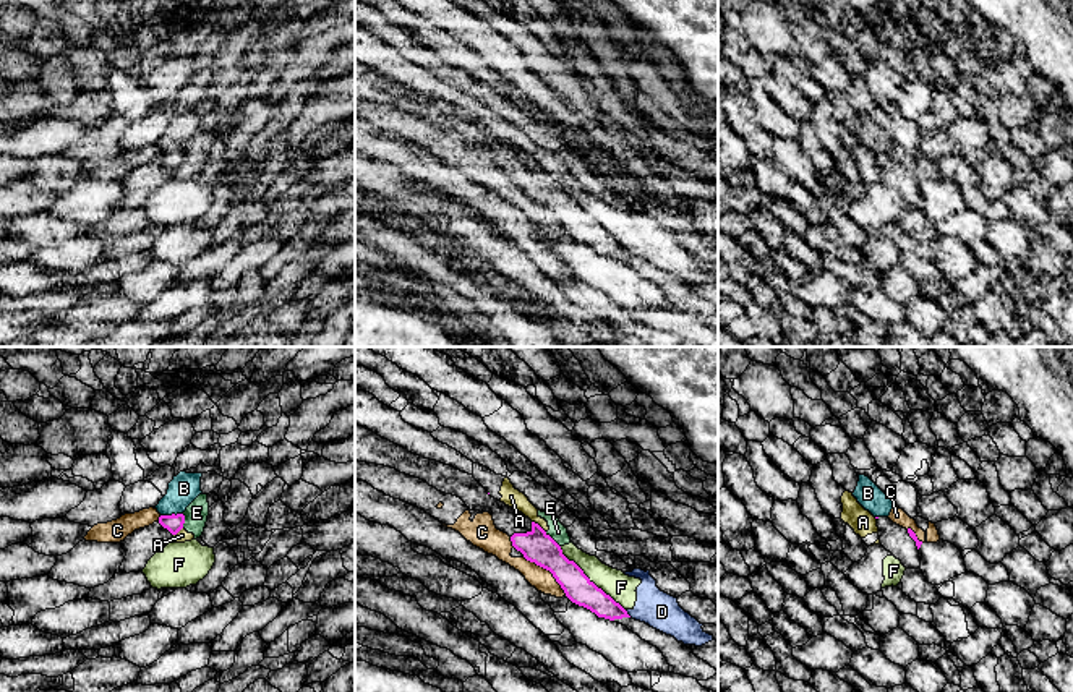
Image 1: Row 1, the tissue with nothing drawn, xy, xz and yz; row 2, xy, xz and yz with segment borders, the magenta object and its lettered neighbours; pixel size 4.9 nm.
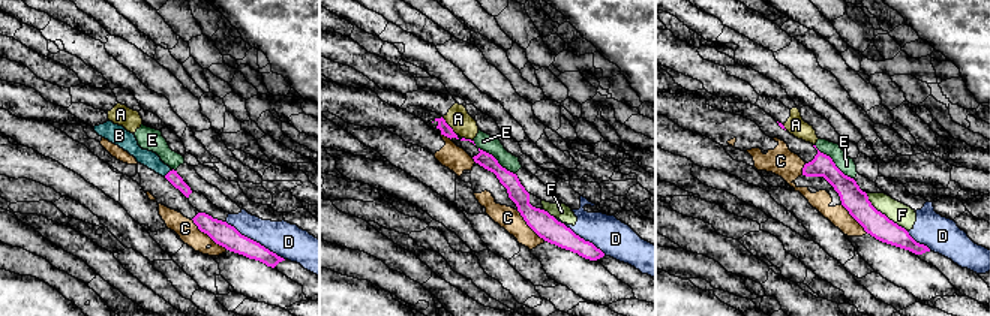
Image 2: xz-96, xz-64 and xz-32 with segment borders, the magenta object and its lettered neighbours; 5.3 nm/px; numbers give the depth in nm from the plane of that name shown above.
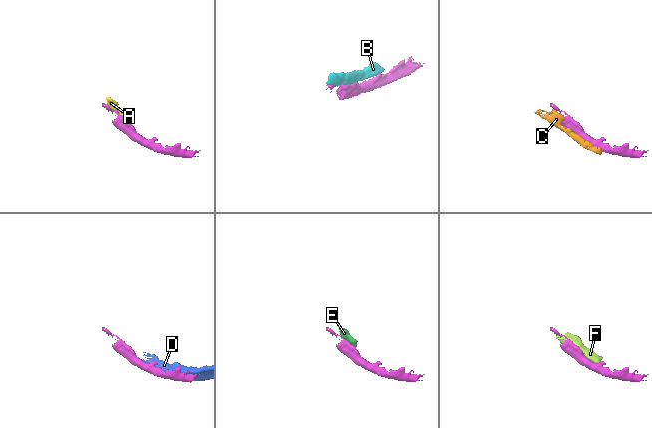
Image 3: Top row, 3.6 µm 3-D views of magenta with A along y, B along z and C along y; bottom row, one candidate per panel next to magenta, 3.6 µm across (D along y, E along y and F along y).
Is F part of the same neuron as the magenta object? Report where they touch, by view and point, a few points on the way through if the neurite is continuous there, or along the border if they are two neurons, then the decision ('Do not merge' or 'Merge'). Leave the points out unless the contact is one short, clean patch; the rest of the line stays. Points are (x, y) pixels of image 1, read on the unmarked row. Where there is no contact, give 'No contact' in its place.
Touches magenta at xz (589, 216). Do not merge

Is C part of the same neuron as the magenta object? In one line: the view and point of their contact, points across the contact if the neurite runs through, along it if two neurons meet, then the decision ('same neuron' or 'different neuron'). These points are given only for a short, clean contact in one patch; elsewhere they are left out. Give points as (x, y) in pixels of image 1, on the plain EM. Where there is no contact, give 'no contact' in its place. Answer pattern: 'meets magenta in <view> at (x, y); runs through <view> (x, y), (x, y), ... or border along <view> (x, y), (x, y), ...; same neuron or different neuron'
meets magenta in xz at (548, 206); different neuron

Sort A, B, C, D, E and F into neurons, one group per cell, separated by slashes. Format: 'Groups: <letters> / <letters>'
Groups: A E / B / C / D F

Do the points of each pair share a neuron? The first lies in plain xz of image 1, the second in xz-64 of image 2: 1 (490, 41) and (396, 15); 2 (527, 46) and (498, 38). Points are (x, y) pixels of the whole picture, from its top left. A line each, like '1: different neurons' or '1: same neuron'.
1: same neuron
2: different neurons

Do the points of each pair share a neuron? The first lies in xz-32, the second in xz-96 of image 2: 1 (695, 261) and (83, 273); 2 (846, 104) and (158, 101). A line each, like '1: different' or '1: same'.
1: different
2: different

